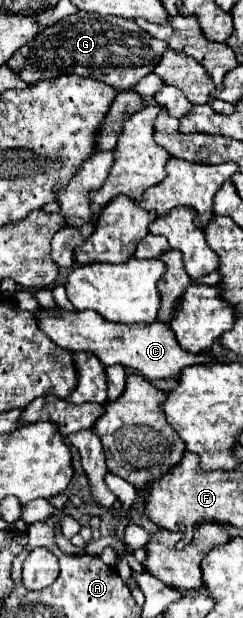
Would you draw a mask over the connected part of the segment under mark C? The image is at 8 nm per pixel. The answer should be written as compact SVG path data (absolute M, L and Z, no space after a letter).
M39 307L33 311L33 317L37 319L39 329L61 349L69 351L87 351L93 353L103 365L123 365L139 371L147 379L179 379L181 371L189 365L197 363L209 363L211 357L203 353L187 353L177 343L173 331L167 327L167 323L155 321L151 325L123 325L113 323L97 315L97 311L67 311L67 309L43 309Z

